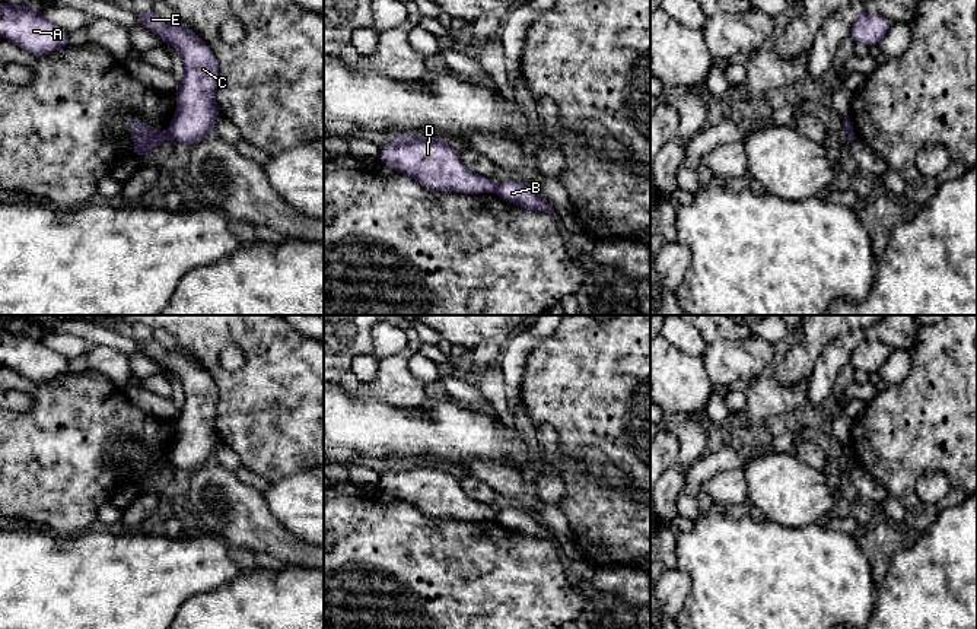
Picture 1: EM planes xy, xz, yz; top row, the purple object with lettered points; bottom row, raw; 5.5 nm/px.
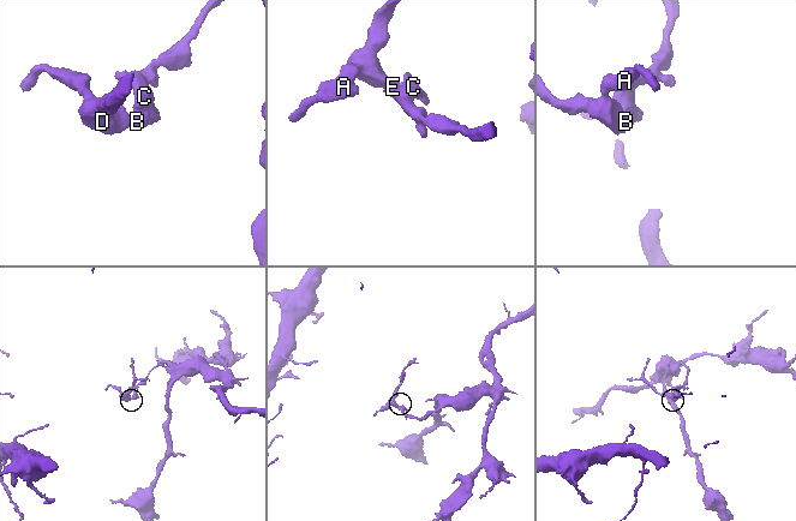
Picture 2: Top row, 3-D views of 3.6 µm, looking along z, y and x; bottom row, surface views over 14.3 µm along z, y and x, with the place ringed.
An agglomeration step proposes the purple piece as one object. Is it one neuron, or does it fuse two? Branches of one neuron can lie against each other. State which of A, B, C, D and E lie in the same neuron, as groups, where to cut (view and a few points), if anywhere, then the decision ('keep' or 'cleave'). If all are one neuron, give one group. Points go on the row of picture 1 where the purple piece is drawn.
groups A D / B C E; cut xz (495, 186), (496, 191); cleave

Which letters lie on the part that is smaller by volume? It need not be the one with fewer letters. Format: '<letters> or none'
A, D

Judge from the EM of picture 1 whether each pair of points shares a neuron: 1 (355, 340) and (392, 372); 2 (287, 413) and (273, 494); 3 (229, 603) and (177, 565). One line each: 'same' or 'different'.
1: same
2: different
3: different

